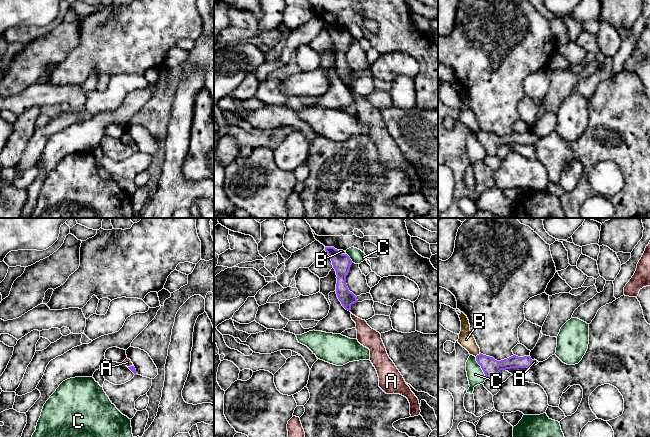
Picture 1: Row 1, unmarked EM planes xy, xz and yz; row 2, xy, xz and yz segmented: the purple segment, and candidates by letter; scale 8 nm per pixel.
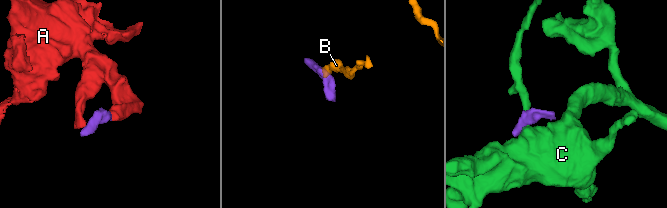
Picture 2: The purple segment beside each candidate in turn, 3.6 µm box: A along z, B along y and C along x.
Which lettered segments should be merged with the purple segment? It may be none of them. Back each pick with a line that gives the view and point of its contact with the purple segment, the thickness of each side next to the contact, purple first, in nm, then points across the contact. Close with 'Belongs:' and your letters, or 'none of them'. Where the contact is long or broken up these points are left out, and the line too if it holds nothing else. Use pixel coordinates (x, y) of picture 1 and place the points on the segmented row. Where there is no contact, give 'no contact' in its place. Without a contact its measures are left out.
A: contact xy (130, 366); calibres 50 and 60 nm; way xy (132, 368), (130, 366), (127, 362)
Belongs: A

